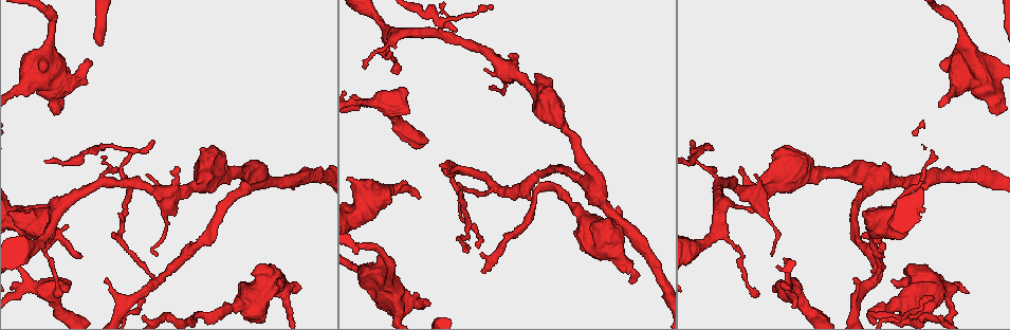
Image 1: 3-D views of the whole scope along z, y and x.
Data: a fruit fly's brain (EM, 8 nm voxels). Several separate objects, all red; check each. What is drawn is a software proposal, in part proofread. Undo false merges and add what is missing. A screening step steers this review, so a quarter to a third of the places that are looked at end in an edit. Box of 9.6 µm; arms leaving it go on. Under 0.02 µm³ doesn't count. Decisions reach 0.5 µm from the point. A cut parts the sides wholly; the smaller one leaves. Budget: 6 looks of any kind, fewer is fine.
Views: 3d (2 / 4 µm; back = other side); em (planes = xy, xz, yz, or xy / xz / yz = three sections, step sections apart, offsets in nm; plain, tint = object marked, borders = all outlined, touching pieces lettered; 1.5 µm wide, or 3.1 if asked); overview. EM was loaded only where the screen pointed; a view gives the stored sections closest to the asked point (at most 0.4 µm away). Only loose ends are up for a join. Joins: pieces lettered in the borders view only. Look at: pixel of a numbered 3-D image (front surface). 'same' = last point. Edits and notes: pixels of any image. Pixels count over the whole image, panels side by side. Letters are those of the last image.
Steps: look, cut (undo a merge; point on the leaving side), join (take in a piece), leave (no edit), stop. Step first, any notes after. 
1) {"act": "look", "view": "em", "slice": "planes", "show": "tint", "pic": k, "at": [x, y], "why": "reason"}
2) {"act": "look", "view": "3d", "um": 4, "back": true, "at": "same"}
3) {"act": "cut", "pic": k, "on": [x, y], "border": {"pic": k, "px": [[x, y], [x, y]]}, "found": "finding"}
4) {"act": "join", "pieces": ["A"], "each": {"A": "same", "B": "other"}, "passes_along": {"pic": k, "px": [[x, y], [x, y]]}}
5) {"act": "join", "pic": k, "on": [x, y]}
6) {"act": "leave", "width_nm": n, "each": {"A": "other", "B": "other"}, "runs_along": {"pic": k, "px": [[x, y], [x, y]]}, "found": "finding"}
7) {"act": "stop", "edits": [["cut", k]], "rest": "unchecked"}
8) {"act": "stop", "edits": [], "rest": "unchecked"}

{"act": "look", "view": "em", "slice": "xz", "step": 4, "show": "plain", "pic": 1, "at": [618, 207], "why": "stops while still wide"}

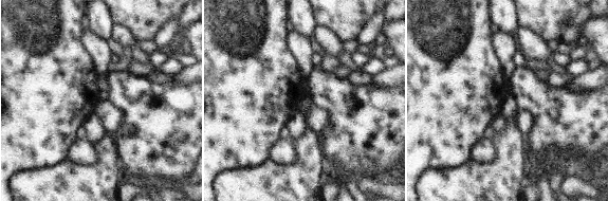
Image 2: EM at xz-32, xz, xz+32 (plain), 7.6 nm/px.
{"act": "look", "view": "em", "slice": "xz", "step": 4, "show": "borders", "at": "same"}

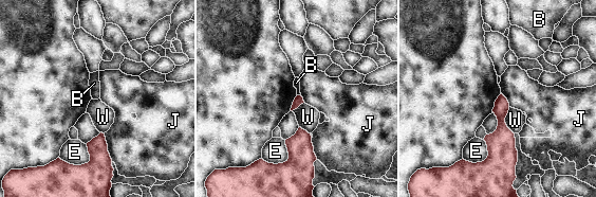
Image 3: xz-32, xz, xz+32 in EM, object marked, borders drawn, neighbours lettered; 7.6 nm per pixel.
{"act": "leave", "each": {"B": "other", "E": "other", "J": "other", "W": "other"}, "border": {"pic": 3, "px": [[104, 133], [107, 150], [112, 161]]}, "found": "no lettered piece goes on from it"}

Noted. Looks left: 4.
{"act": "look", "view": "3d", "um": 2, "pic": 1, "at": [468, 247], "why": "branch stops here"}

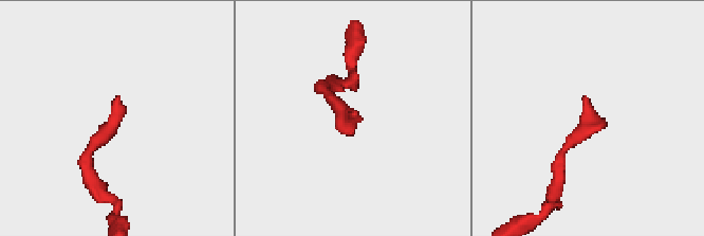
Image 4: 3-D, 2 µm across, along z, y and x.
{"act": "look", "view": "em", "slice": "xy", "step": 4, "show": "borders", "pic": 4, "at": [357, 114]}

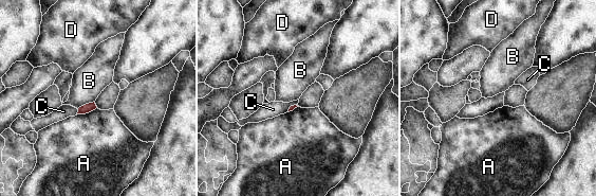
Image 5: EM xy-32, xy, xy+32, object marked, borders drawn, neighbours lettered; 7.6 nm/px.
{"act": "look", "view": "em", "slice": "planes", "show": "borders", "at": "same", "why": "cut it another way"}

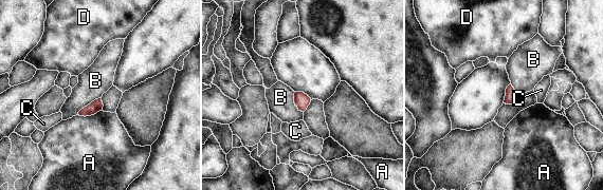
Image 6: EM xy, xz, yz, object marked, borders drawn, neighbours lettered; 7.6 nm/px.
{"act": "leave", "each": {"A": "other", "B": "other", "C": "other", "D": "other"}, "border": {"pic": 6, "px": [[101, 97], [85, 106], [77, 114]]}, "found": "none of them fits"}

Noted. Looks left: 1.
{"act": "look", "view": "em", "slice": "xz", "step": 8, "show": "borders", "pic": 1, "at": [293, 292], "why": "free end"}

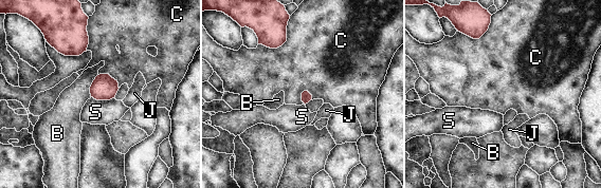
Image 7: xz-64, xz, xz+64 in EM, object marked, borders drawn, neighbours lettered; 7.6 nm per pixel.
{"act": "leave", "longest_contact_nm": ["C", 300], "each": {"B": "other", "C": "other", "J": "other", "S": "other"}, "border": {"pic": 7, "px": [[289, 20], [280, 45], [258, 44]]}, "found": "no lettered piece goes on from it"}

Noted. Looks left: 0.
{"act": "stop", "edits": [], "rest": "unchecked"}

